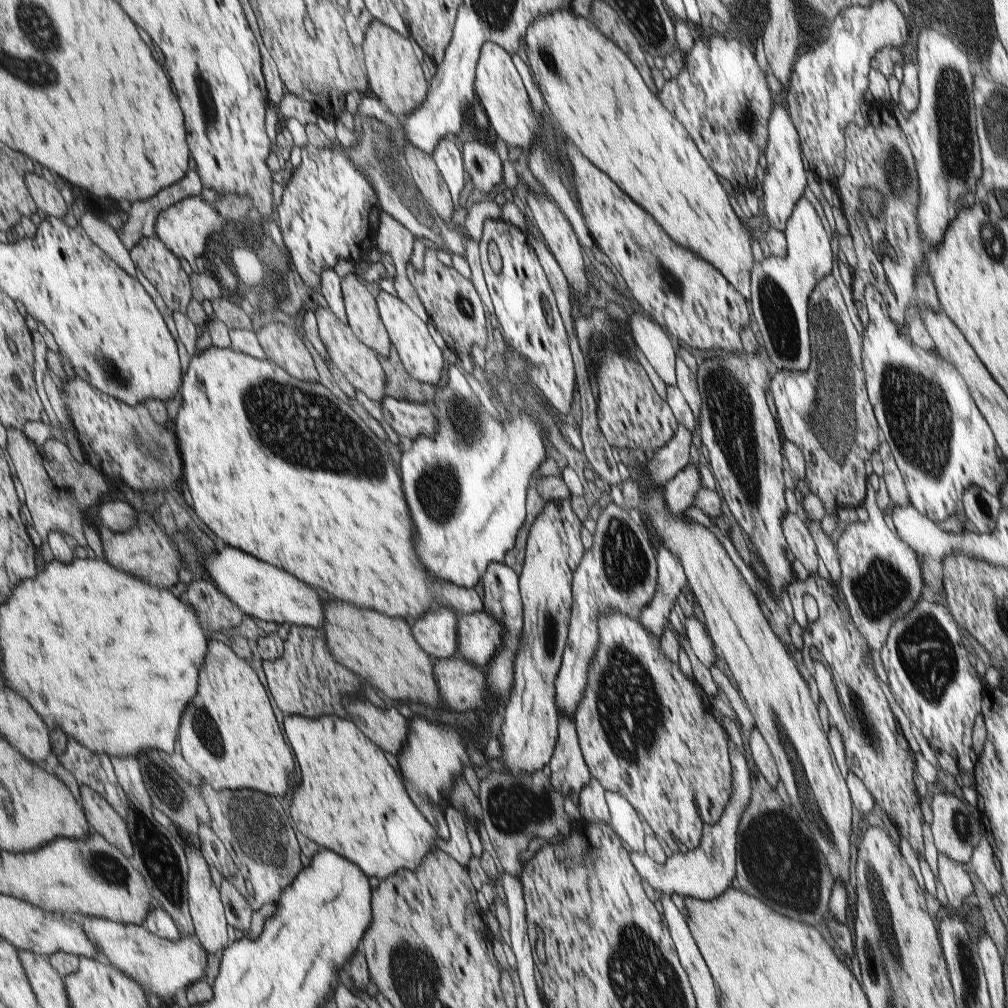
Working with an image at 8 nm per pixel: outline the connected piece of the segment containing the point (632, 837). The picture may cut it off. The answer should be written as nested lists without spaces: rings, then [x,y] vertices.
[[[605,790],[605,798],[614,832],[624,840],[624,844],[630,846],[630,850],[646,854],[644,829],[636,809],[618,792]]]

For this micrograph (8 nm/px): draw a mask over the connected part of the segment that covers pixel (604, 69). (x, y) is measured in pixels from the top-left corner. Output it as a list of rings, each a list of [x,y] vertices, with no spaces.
[[[555,10],[550,14],[544,14],[544,16],[538,16],[537,20],[528,27],[526,36],[524,38],[527,49],[529,63],[532,72],[534,73],[535,81],[539,89],[541,90],[544,100],[547,102],[550,108],[550,114],[552,118],[558,122],[560,130],[566,134],[567,140],[577,144],[578,150],[582,151],[582,154],[594,163],[594,166],[598,167],[598,170],[609,175],[611,179],[626,194],[633,199],[634,202],[639,203],[646,211],[648,211],[653,217],[665,228],[666,234],[681,244],[683,247],[689,248],[691,251],[701,255],[702,258],[707,259],[710,263],[713,263],[718,270],[722,272],[733,286],[741,292],[745,298],[752,296],[751,290],[751,278],[752,278],[752,250],[750,250],[750,236],[751,232],[748,232],[748,228],[742,224],[742,220],[736,216],[732,204],[730,204],[730,198],[726,194],[726,190],[722,188],[716,172],[708,166],[708,162],[704,160],[702,154],[699,153],[698,147],[694,144],[692,137],[688,134],[688,131],[681,122],[678,122],[677,117],[668,109],[664,108],[664,102],[660,102],[656,98],[656,94],[652,94],[648,90],[648,86],[644,84],[640,72],[636,70],[636,66],[630,62],[628,55],[603,31],[601,31],[593,21],[584,18],[582,15],[575,15],[569,10]]]

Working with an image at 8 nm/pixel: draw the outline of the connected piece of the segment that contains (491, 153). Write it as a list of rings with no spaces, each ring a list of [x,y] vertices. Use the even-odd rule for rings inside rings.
[[[478,141],[462,144],[465,170],[471,186],[477,193],[488,194],[503,181],[502,165],[498,151],[493,146]]]

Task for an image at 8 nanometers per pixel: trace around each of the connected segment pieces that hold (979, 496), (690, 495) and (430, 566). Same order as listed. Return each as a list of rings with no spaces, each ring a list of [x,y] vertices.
[[[970,486],[970,490],[964,492],[962,502],[963,517],[968,517],[978,532],[992,534],[992,530],[996,530],[998,516],[1002,512],[1002,505],[997,496],[978,486]]]
[[[690,463],[664,484],[662,498],[666,498],[670,514],[681,516],[694,506],[694,496],[698,490],[702,490],[701,478],[698,466]]]
[[[454,364],[448,368],[448,382],[444,388],[436,388],[432,406],[438,419],[438,431],[434,438],[421,436],[412,441],[410,450],[402,451],[400,466],[410,510],[414,510],[414,542],[418,542],[418,558],[426,566],[426,572],[458,586],[476,588],[493,562],[505,564],[506,552],[516,546],[518,530],[526,521],[526,486],[532,472],[544,460],[544,444],[540,436],[540,424],[530,416],[518,414],[514,420],[498,422],[492,418],[468,386],[464,371]]]

